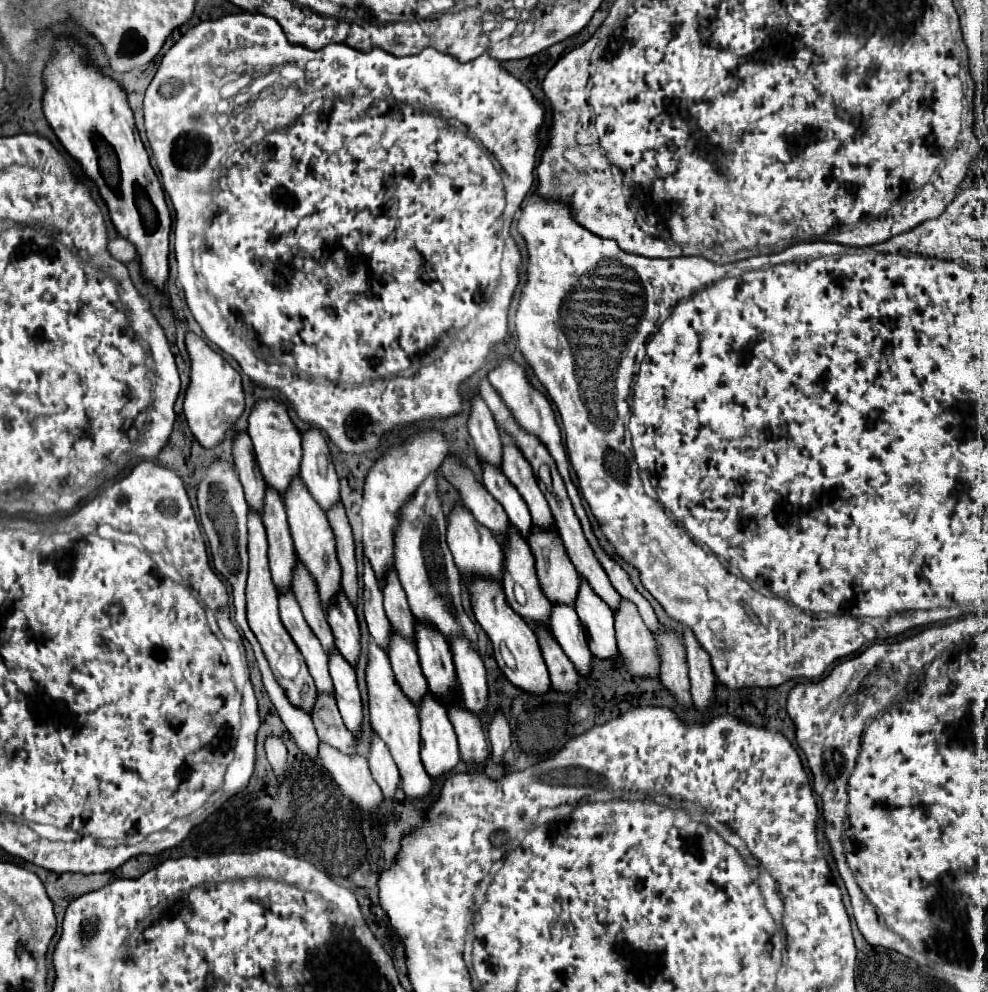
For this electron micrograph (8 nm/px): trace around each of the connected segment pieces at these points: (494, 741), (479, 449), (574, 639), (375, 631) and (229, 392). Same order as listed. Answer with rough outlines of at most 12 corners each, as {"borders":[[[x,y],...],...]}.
{"borders":[[[496,709],[488,727],[494,763],[510,747],[510,725]],[[480,395],[470,399],[468,431],[476,453],[500,465],[494,417]],[[552,605],[550,629],[578,673],[592,653],[574,607]],[[364,557],[362,599],[370,635],[388,647],[390,621],[382,591]],[[188,331],[184,415],[202,447],[244,411],[240,373]]]}

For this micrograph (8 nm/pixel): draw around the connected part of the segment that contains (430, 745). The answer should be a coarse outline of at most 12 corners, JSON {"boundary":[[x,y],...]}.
{"boundary":[[420,703],[422,763],[430,777],[460,761],[446,707]]}

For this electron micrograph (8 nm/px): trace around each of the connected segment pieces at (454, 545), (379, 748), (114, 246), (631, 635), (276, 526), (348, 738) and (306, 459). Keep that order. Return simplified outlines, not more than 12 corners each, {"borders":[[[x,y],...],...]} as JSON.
{"borders":[[[464,505],[448,515],[448,547],[464,579],[502,579],[498,541]],[[372,733],[368,765],[386,797],[400,781],[390,749]],[[112,239],[108,251],[114,259],[130,263],[138,257],[126,239]],[[634,605],[614,619],[618,649],[632,675],[658,675],[654,639]],[[266,487],[262,521],[274,585],[288,591],[296,551],[282,497]],[[318,693],[312,721],[320,741],[354,753],[332,693]],[[302,433],[300,477],[322,509],[338,499],[328,443]]]}

